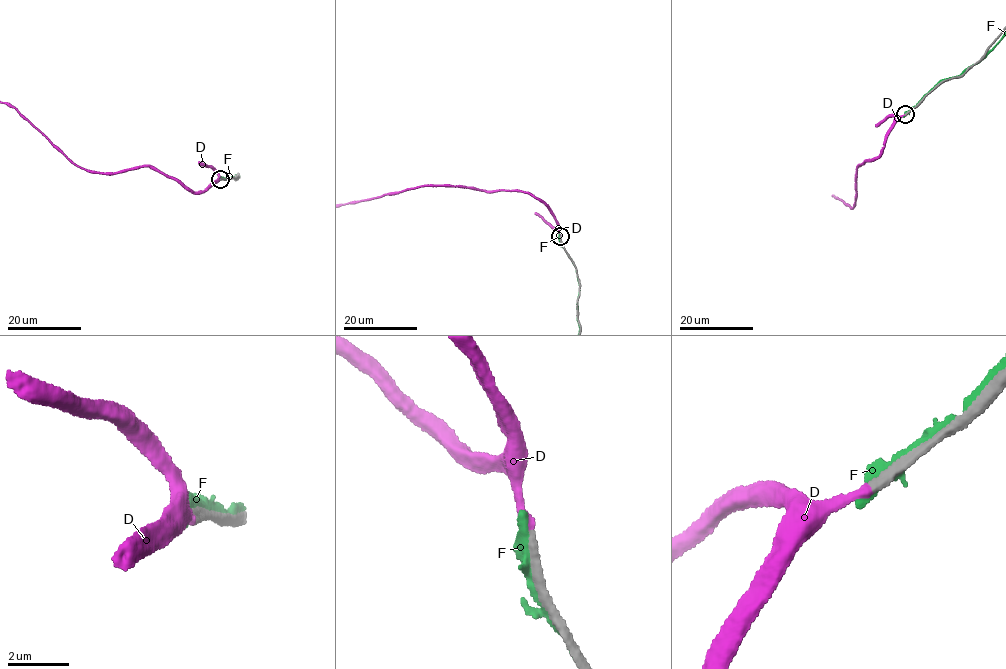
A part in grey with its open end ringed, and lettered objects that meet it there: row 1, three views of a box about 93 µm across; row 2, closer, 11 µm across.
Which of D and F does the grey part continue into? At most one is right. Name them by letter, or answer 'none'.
D

